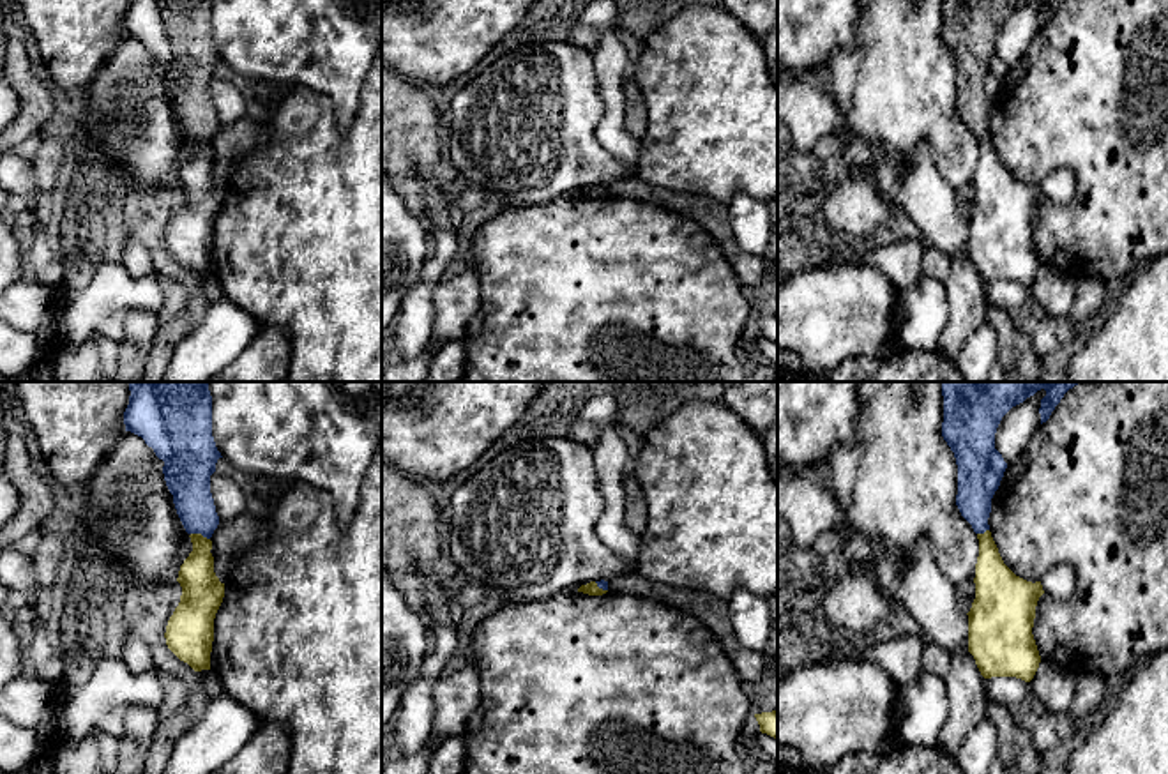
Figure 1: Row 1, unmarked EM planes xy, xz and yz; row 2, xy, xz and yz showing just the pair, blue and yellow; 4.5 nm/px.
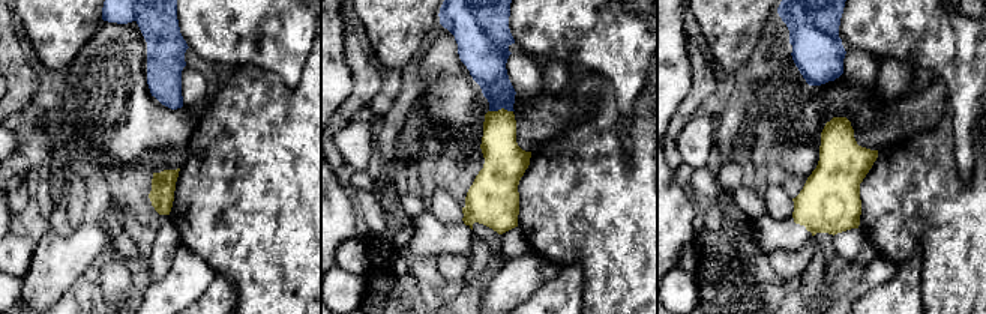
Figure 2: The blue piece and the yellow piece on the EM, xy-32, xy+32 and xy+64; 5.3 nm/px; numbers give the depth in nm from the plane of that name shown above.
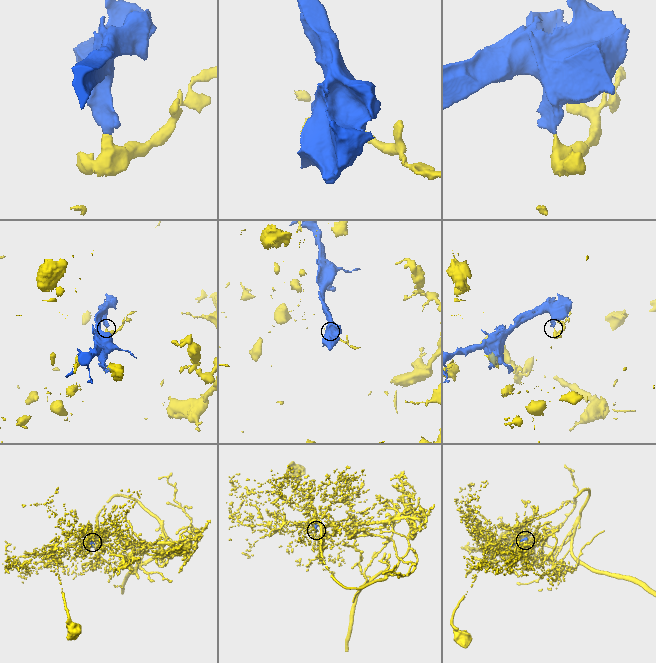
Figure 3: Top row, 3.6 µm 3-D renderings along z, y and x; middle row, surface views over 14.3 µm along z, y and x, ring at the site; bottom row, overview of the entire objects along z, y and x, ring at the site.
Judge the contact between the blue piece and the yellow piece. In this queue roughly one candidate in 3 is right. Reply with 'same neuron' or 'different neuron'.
different neuron

